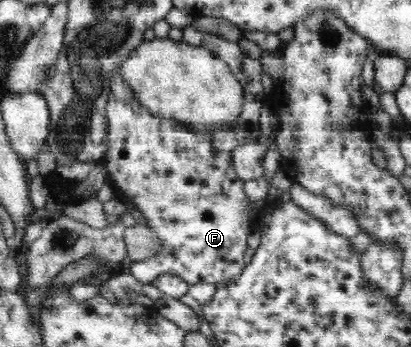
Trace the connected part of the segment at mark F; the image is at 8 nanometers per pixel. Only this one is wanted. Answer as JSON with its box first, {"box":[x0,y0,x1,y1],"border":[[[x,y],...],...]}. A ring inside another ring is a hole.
{"box":[105,72,253,285],"border":[[[119,72],[112,75],[109,83],[110,95],[105,111],[107,116],[107,159],[108,176],[113,181],[118,194],[131,201],[139,213],[145,217],[148,228],[162,241],[158,254],[147,259],[132,262],[131,274],[143,284],[152,283],[167,273],[194,283],[214,283],[220,285],[238,277],[246,266],[243,255],[247,251],[247,235],[253,229],[253,219],[249,199],[243,190],[244,181],[233,169],[232,153],[218,153],[212,146],[213,134],[189,130],[183,122],[169,117],[154,116],[143,107],[127,88]]]}

